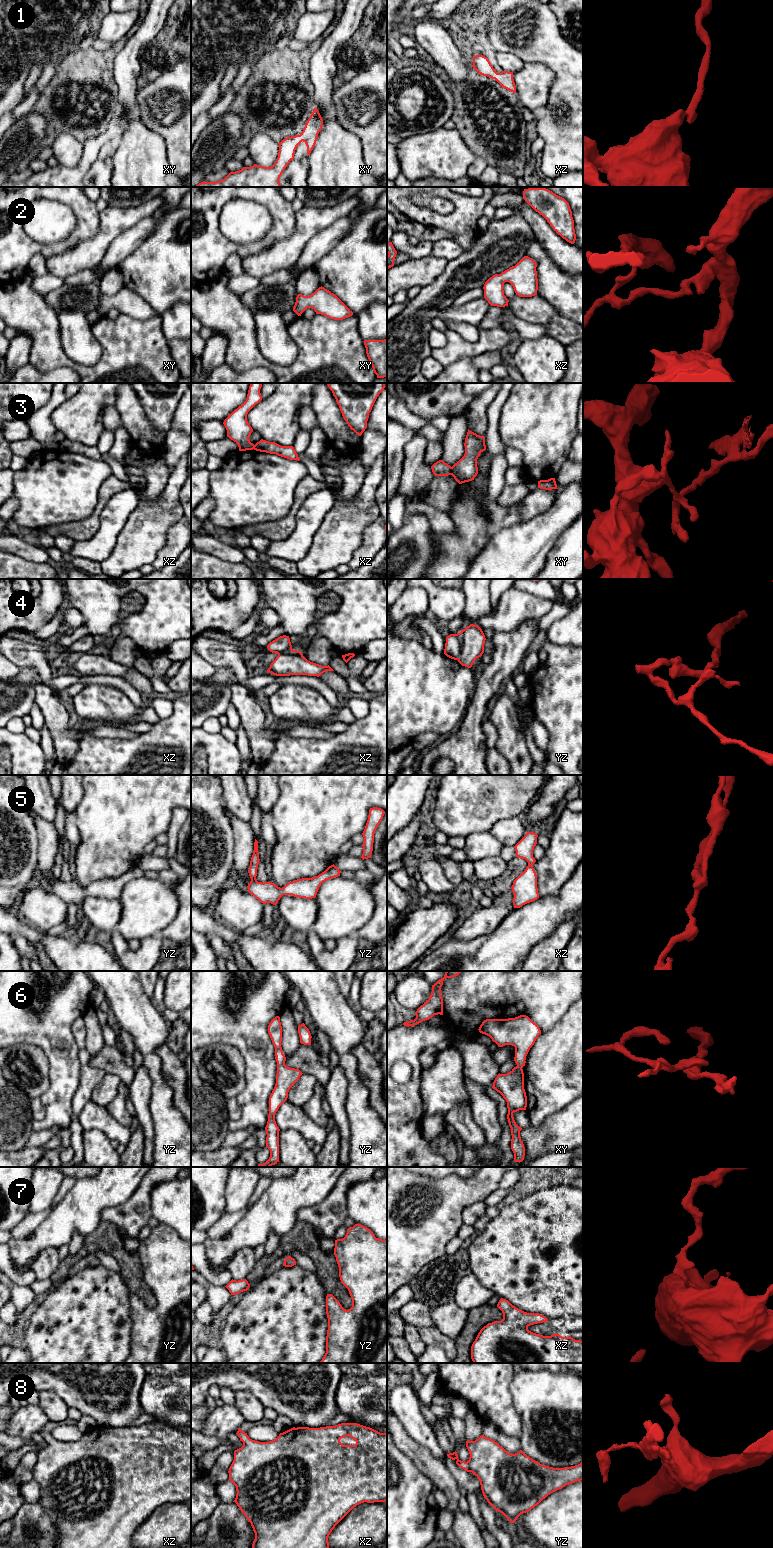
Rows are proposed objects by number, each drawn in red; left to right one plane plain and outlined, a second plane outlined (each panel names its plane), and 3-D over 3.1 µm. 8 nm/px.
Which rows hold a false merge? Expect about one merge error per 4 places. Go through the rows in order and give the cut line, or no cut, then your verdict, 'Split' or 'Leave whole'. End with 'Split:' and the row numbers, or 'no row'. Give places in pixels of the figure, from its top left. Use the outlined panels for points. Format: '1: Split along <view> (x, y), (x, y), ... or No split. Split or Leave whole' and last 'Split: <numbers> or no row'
1: No split. Leave whole
2: No split. Leave whole
3: Split along xy (450, 467), (451, 474). Split
4: Split along yz (460, 633), (461, 652), (457, 659). Split
5: No split. Leave whole
6: No split. Leave whole
7: No split. Leave whole
8: No split. Leave whole
Split: 3, 4

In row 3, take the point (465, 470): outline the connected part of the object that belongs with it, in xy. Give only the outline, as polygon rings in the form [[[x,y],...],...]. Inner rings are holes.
[[[468,429],[464,446],[464,456],[451,467],[451,475],[459,484],[472,481],[477,476],[477,459],[486,450],[485,437]]]

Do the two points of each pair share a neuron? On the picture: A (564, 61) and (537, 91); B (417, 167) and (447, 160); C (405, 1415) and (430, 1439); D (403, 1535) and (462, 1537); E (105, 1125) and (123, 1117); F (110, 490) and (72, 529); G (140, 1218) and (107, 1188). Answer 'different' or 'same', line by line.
A: different
B: same
C: same
D: different
E: different
F: same
G: different

